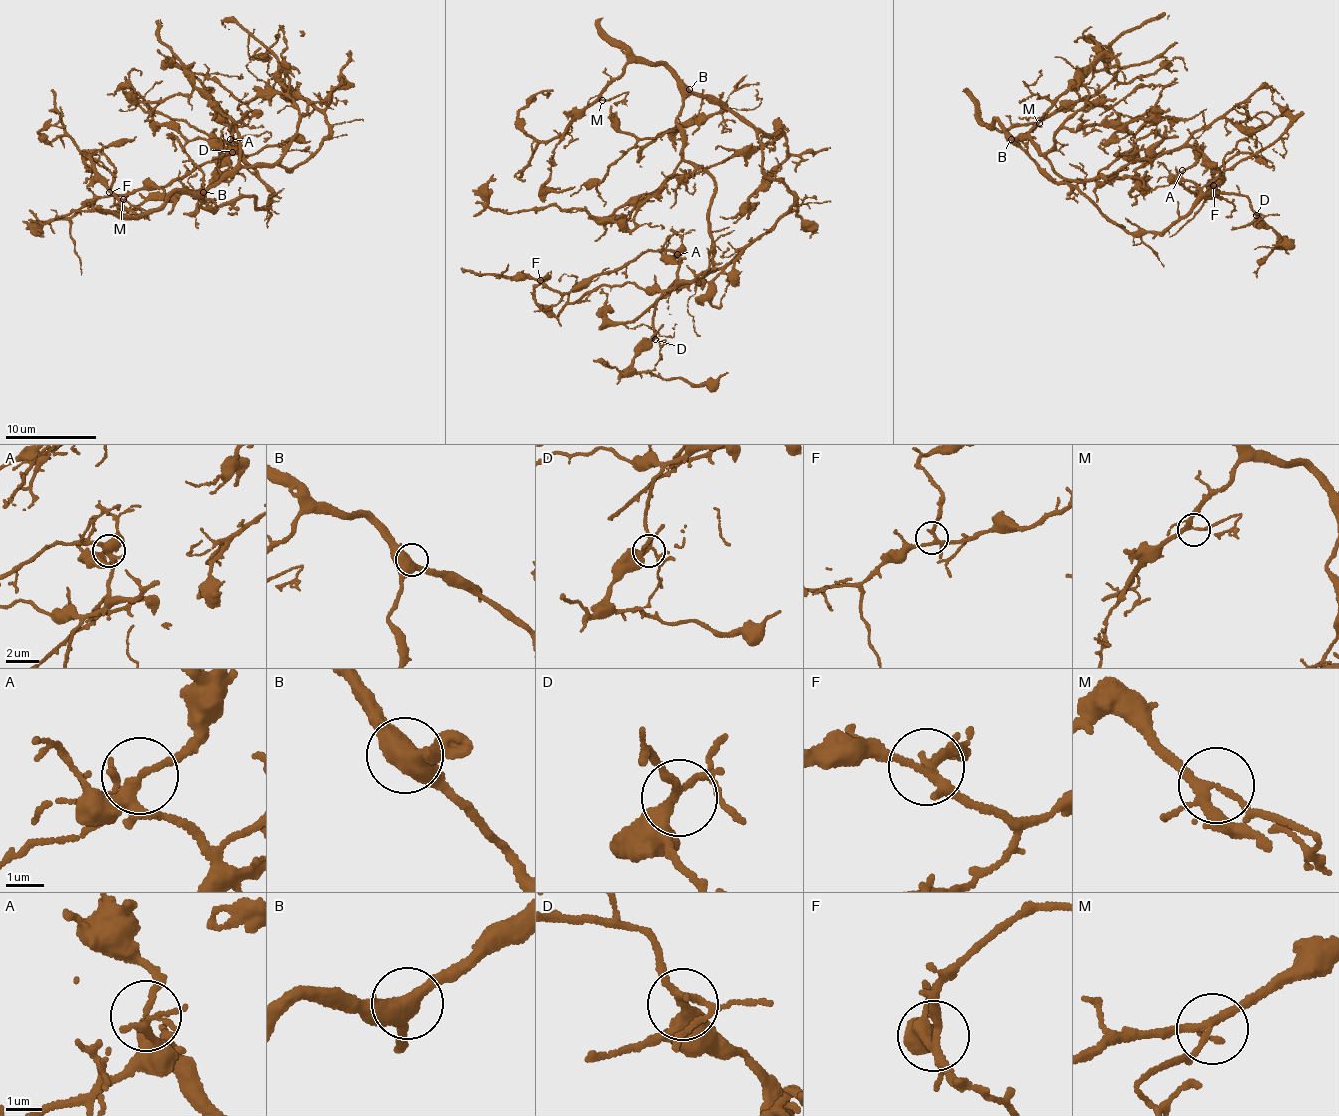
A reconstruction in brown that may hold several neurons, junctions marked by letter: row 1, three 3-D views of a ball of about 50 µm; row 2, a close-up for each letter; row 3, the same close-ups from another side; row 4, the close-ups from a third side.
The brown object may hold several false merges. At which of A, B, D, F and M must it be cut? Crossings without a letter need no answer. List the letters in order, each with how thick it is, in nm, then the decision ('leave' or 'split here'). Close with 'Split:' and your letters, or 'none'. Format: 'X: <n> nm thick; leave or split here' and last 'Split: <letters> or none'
A: 240 nm thick; leave
B: 440 nm thick; leave
D: 220 nm thick; leave
F: 200 nm thick; leave
M: 200 nm thick; leave
Split: none

